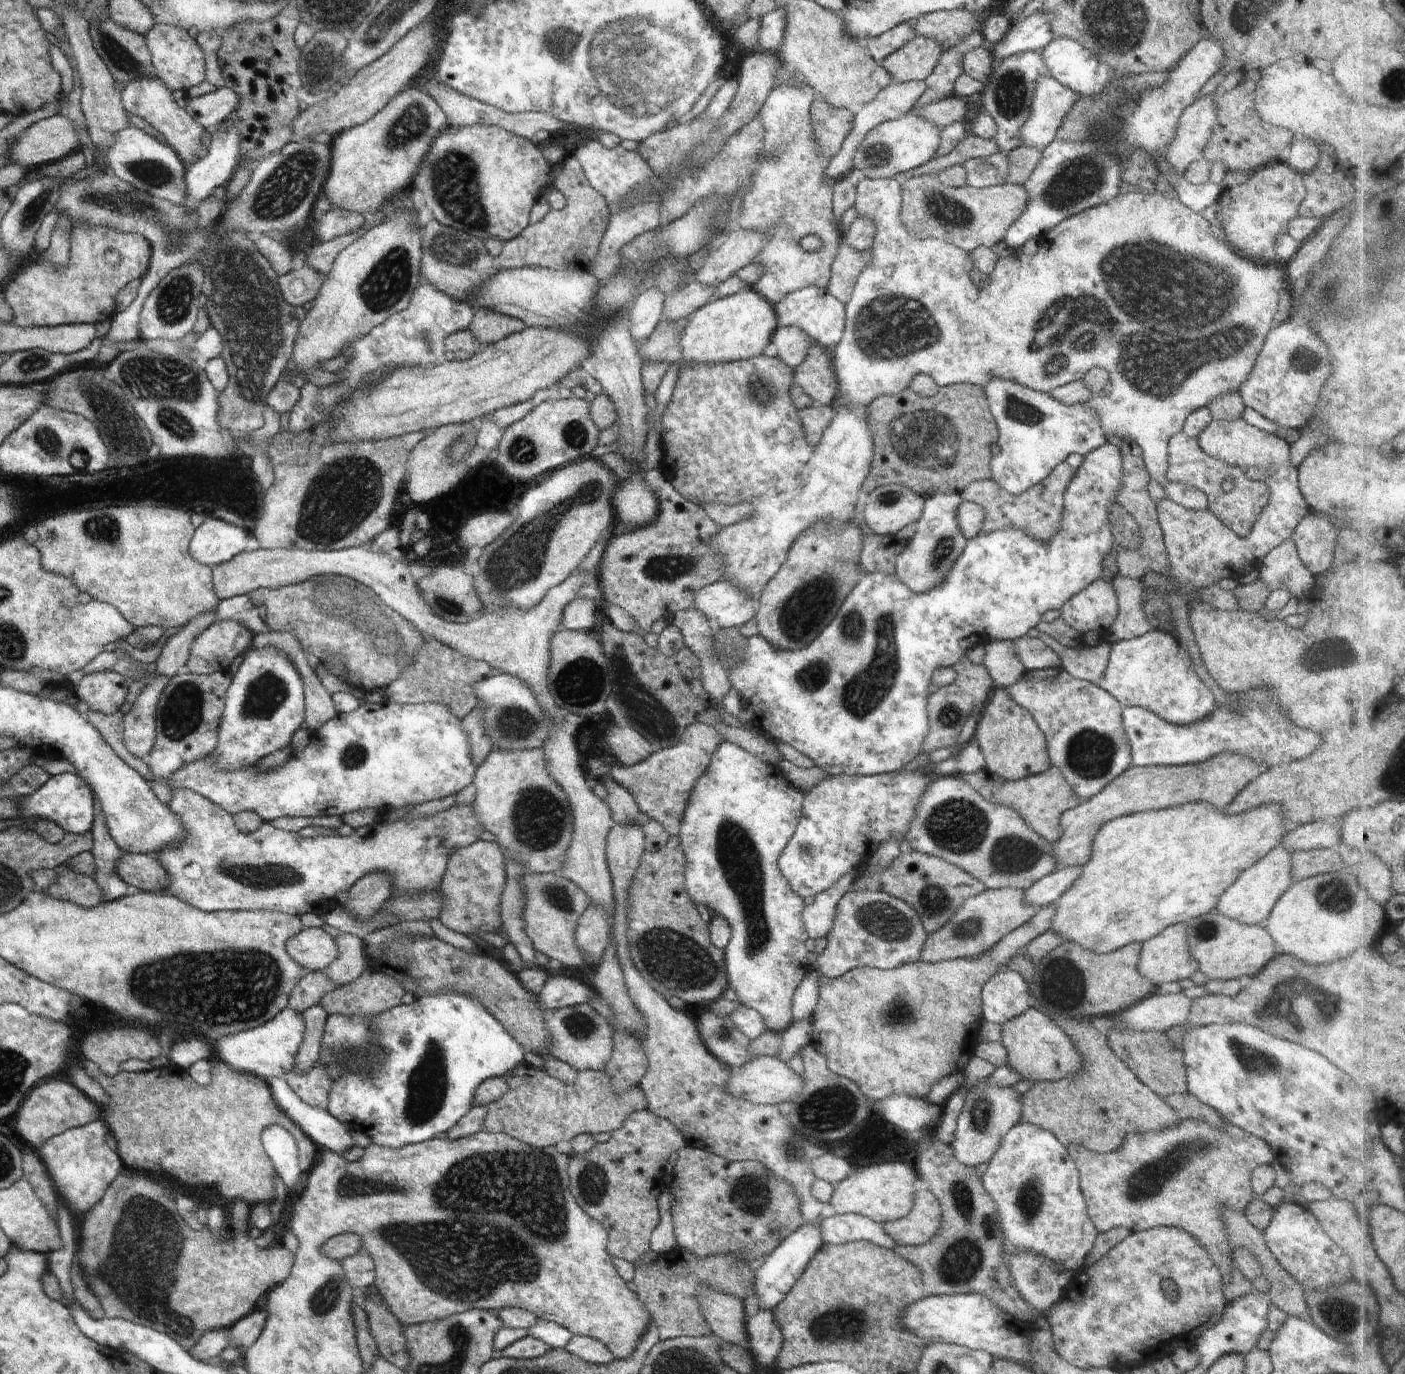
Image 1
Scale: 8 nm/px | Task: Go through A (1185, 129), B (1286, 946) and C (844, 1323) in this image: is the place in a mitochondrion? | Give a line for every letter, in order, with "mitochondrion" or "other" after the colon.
A: other
B: other
C: mitochondrion

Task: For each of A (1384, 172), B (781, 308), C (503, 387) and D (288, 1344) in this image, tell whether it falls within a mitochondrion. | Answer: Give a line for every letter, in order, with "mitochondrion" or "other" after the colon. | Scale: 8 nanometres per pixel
A: other
B: other
C: other
D: other

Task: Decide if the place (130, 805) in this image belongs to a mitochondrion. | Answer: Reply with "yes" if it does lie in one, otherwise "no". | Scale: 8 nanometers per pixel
yes

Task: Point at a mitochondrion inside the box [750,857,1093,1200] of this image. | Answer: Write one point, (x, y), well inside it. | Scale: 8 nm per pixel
(822, 1111)

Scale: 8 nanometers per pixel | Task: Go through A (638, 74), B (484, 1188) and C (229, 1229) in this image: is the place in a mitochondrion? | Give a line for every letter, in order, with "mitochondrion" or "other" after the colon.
A: mitochondrion
B: mitochondrion
C: other

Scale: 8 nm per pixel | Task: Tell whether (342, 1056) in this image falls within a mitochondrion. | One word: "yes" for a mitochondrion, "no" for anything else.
yes

